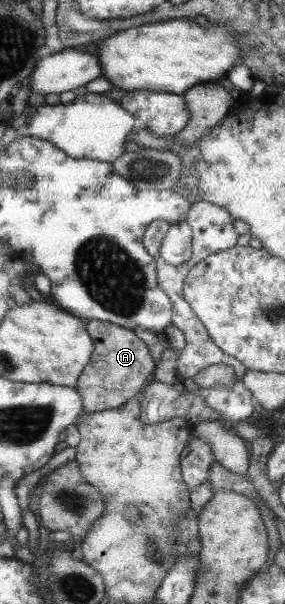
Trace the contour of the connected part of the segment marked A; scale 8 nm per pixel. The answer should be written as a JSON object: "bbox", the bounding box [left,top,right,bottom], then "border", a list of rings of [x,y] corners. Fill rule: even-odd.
{"bbox":[75,320,155,413],"border":[[[87,320],[85,327],[92,338],[92,359],[75,386],[83,400],[83,410],[96,413],[122,408],[126,401],[142,390],[146,378],[153,373],[155,362],[146,344],[132,330],[99,320]]]}

